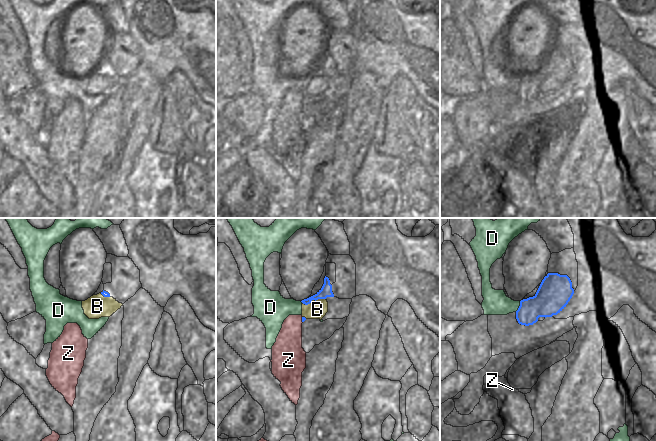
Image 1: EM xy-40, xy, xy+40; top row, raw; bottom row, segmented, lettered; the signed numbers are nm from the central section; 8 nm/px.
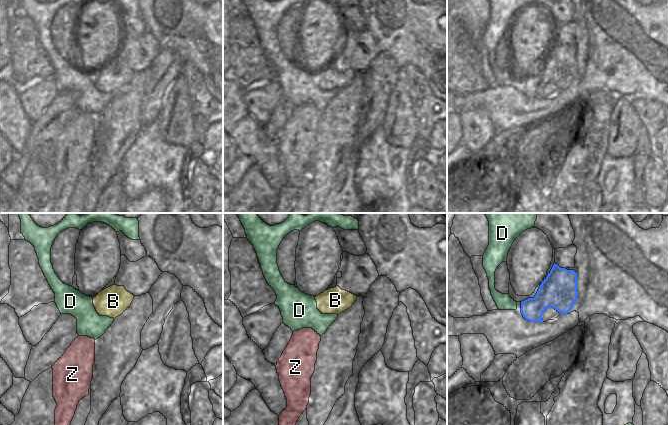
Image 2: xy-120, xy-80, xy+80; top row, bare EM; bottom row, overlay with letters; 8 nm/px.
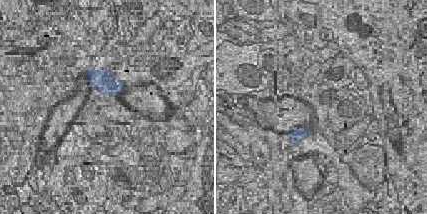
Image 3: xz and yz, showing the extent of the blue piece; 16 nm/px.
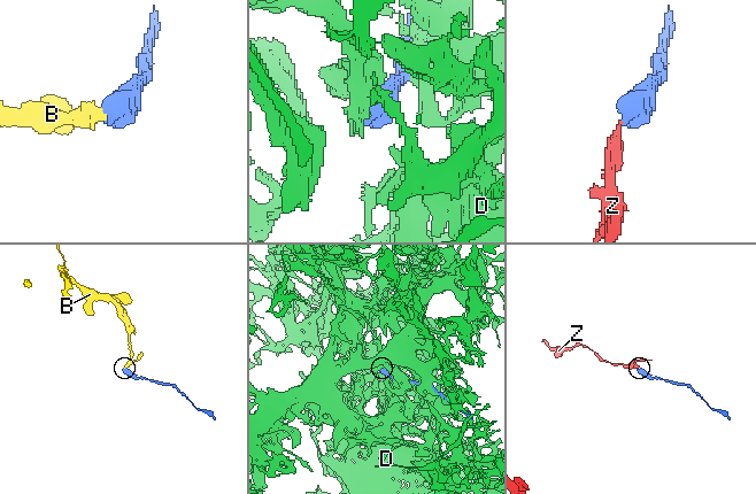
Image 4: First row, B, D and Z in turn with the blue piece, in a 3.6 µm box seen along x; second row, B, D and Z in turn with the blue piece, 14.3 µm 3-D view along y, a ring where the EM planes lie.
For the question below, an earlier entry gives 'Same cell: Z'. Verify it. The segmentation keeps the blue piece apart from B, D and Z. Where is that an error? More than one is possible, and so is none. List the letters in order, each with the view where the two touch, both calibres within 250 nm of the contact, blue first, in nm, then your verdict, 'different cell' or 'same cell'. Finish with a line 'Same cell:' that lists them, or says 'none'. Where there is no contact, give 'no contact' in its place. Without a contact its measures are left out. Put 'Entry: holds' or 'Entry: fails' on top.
Entry: holds
B: xy | 100/150 nm | different cell
D: xy+40 | 240/200 nm | different cell
Z: xy | 30/220 nm | same cell
Same cell: Z

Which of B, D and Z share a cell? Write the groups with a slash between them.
B / D / Z

